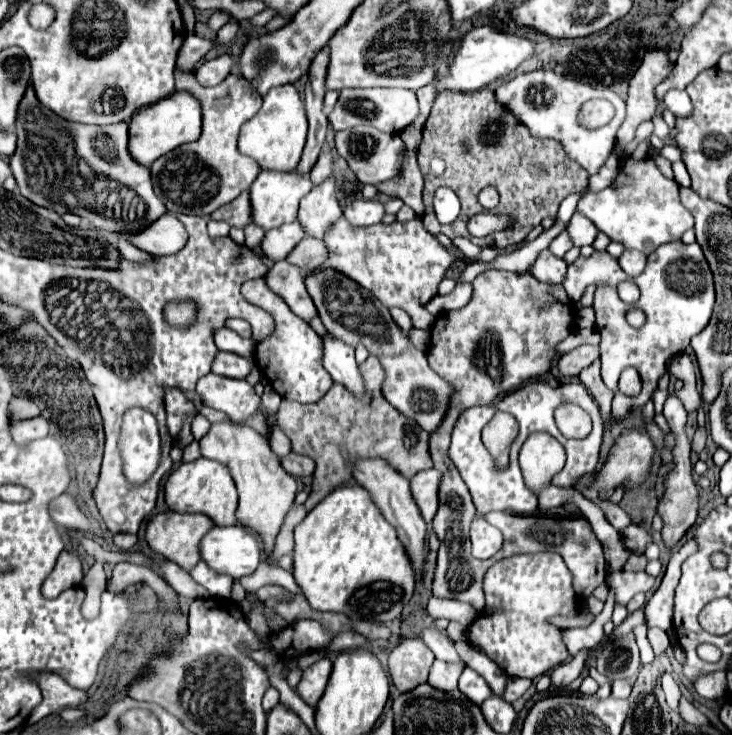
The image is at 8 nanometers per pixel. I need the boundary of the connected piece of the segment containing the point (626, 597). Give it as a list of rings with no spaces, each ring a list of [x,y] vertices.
[[[621,572],[611,574],[607,584],[615,590],[615,602],[625,606],[637,592],[649,592],[655,584],[655,578],[647,572]]]

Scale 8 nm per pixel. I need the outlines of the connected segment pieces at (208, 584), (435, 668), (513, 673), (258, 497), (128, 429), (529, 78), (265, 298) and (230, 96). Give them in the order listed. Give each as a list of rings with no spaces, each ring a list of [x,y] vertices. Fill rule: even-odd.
[[[199,562],[199,564],[193,568],[191,576],[193,576],[195,582],[203,584],[213,598],[229,598],[233,578],[229,578],[227,574],[217,574],[217,572],[213,572],[213,570],[207,570],[205,562]]]
[[[435,660],[433,666],[431,666],[431,672],[429,672],[429,684],[431,684],[435,690],[451,692],[451,690],[457,688],[461,670],[463,670],[463,668],[461,668],[459,664],[447,664],[447,662]]]
[[[557,552],[517,554],[493,564],[483,578],[487,612],[467,628],[469,642],[487,654],[511,678],[535,678],[551,672],[569,658],[561,628],[549,622],[551,616],[575,616],[581,596],[573,590],[573,576]]]
[[[219,422],[211,426],[211,430],[199,440],[199,444],[201,444],[201,454],[205,458],[223,462],[231,470],[231,476],[239,492],[237,522],[253,530],[261,538],[265,556],[269,558],[273,554],[273,546],[275,546],[279,528],[287,512],[295,504],[297,480],[283,470],[279,456],[271,450],[269,442],[261,438],[261,434],[257,434],[255,430],[239,428],[229,422]]]
[[[141,408],[129,410],[123,416],[119,448],[123,454],[125,476],[135,484],[143,484],[157,468],[161,452],[161,438],[155,416]]]
[[[533,70],[527,74],[519,74],[513,80],[509,80],[507,84],[499,86],[495,90],[495,98],[517,118],[519,124],[529,128],[529,134],[533,138],[551,138],[551,140],[559,142],[563,146],[565,154],[573,162],[577,162],[583,170],[587,170],[589,176],[597,174],[599,168],[609,158],[609,154],[615,146],[615,134],[625,120],[625,100],[621,96],[617,96],[615,92],[611,92],[605,86],[589,86],[583,82],[575,82],[571,78],[555,74],[553,70]],[[593,98],[609,100],[615,106],[617,114],[615,114],[613,122],[609,126],[605,126],[603,130],[587,132],[585,128],[581,128],[577,124],[577,112],[583,102],[593,100]]]
[[[263,278],[245,282],[241,288],[241,294],[249,304],[263,308],[275,320],[275,330],[269,334],[269,338],[257,342],[257,348],[255,348],[257,366],[269,378],[273,390],[285,400],[295,400],[295,402],[303,402],[303,404],[317,402],[333,384],[329,372],[323,368],[323,362],[321,362],[323,358],[321,358],[319,334],[313,332],[313,328],[305,320],[301,320],[297,314],[293,314],[289,310],[289,306],[285,306],[285,302],[281,298],[277,298],[277,294],[273,294],[265,286]]]
[[[175,70],[175,80],[177,80],[177,90],[187,90],[189,94],[195,94],[195,98],[199,100],[203,112],[203,132],[199,140],[179,146],[177,150],[153,162],[151,182],[155,194],[159,196],[161,202],[165,202],[165,208],[169,212],[209,216],[225,202],[237,198],[243,190],[249,190],[249,186],[259,174],[257,162],[253,162],[253,158],[243,156],[237,150],[237,136],[239,136],[239,126],[249,118],[253,118],[261,108],[261,96],[249,90],[249,82],[245,82],[245,78],[235,74],[223,80],[223,90],[225,90],[223,94],[215,92],[217,86],[213,88],[199,86],[193,74],[183,74]]]

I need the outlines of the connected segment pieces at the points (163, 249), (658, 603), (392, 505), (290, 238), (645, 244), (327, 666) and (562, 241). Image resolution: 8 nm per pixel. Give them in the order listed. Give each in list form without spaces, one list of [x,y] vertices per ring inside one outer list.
[[[163,214],[153,224],[149,224],[145,230],[135,234],[119,234],[119,238],[131,242],[133,246],[145,250],[151,256],[167,256],[177,254],[185,242],[185,226],[175,218],[175,214]]]
[[[689,536],[689,540],[671,554],[671,560],[667,564],[665,576],[661,580],[661,586],[651,596],[651,600],[645,606],[647,614],[647,626],[659,626],[659,628],[671,628],[673,620],[673,594],[681,576],[681,564],[685,558],[689,558],[693,552],[697,552],[697,542]]]
[[[359,460],[355,466],[355,482],[361,484],[365,490],[369,490],[369,494],[373,496],[373,502],[377,502],[377,508],[381,510],[381,514],[385,516],[385,520],[395,528],[397,536],[401,538],[401,544],[405,548],[405,554],[409,558],[409,562],[413,564],[413,572],[415,578],[421,580],[423,578],[423,566],[427,562],[427,526],[417,510],[417,504],[413,502],[411,490],[409,490],[409,480],[401,478],[401,474],[397,474],[387,462],[383,460]]]
[[[291,222],[277,230],[269,230],[269,232],[265,232],[265,236],[259,244],[261,256],[269,262],[279,262],[285,258],[285,254],[289,254],[289,250],[293,250],[293,246],[303,236],[305,236],[305,232],[301,232],[299,222]]]
[[[631,158],[621,160],[615,182],[603,192],[583,196],[577,212],[587,216],[613,242],[621,242],[625,248],[635,248],[643,254],[651,254],[661,244],[681,240],[683,232],[693,228],[693,216],[679,202],[679,184],[665,178],[651,158],[638,162]]]
[[[321,658],[315,664],[311,664],[307,670],[303,670],[303,678],[297,684],[297,694],[309,704],[309,706],[317,706],[319,698],[323,696],[323,690],[327,686],[329,674],[331,674],[331,660],[329,658]]]
[[[563,230],[563,232],[551,242],[551,246],[549,246],[549,250],[551,250],[555,256],[559,256],[559,258],[563,258],[565,252],[571,250],[571,248],[573,248],[573,242],[571,242],[571,236],[569,236],[567,230]]]

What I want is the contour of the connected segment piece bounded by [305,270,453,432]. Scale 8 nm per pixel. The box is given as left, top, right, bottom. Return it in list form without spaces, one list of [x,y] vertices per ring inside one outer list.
[[[335,270],[309,274],[305,284],[323,326],[349,346],[365,344],[369,354],[379,358],[381,366],[387,372],[383,386],[385,398],[397,410],[401,410],[403,416],[415,420],[423,430],[433,432],[441,424],[453,388],[443,378],[433,374],[425,354],[417,350],[409,342],[407,334],[393,322],[389,308],[381,306],[381,302],[377,302],[377,298],[373,298],[369,290],[357,286],[357,282],[345,278],[343,274],[337,274]]]

